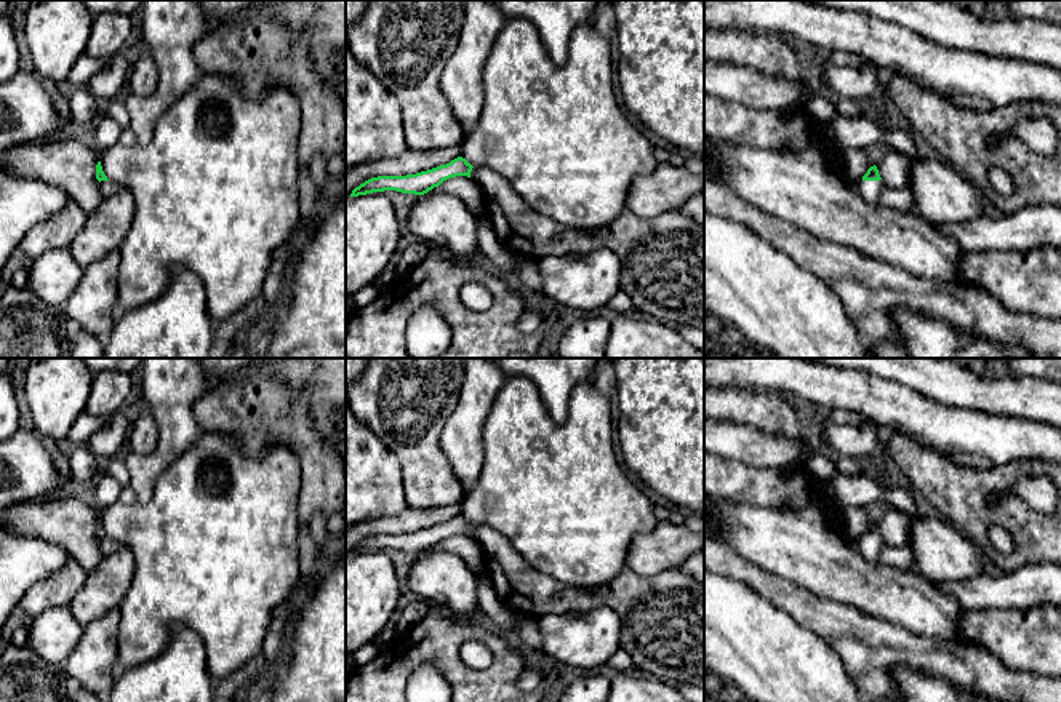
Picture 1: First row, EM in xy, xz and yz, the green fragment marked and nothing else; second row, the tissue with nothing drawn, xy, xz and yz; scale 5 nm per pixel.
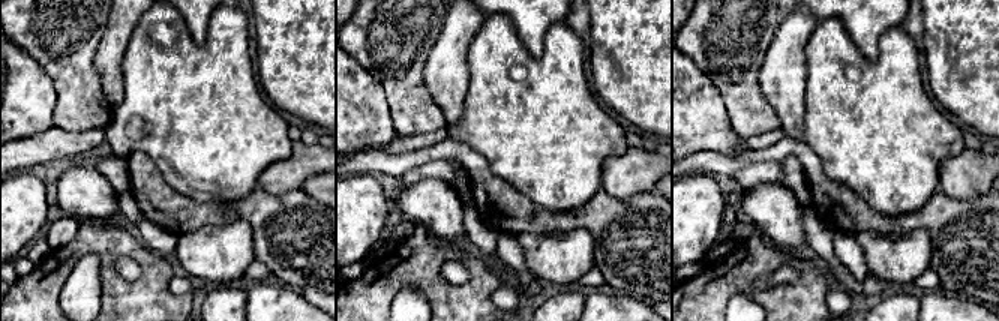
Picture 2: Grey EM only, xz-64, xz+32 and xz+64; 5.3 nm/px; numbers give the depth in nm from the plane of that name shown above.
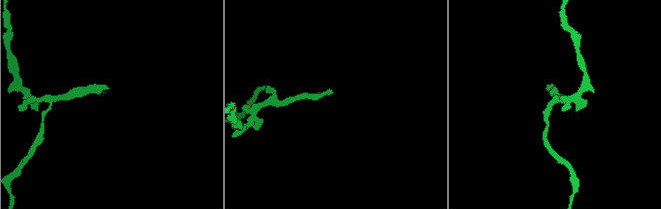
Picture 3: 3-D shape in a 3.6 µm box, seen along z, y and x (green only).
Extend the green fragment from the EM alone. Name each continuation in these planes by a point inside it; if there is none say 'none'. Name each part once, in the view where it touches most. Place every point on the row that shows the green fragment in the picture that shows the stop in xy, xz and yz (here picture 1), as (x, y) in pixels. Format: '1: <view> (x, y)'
1: yz (871, 191)

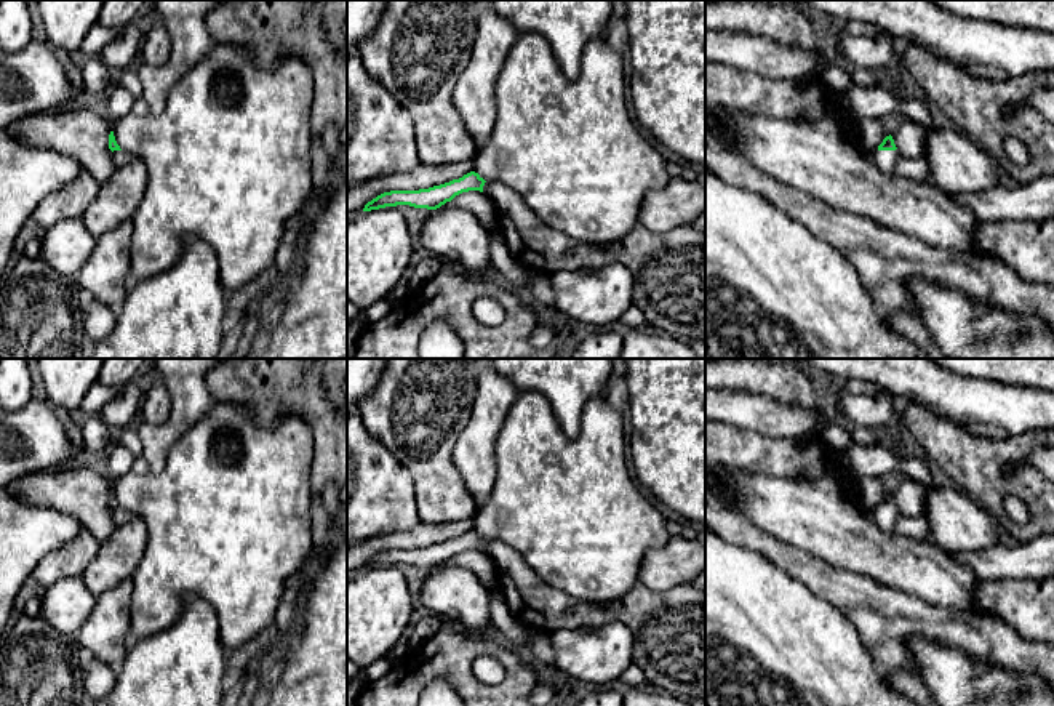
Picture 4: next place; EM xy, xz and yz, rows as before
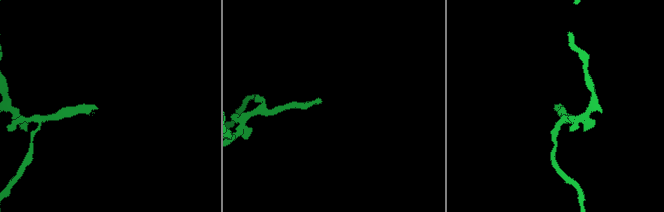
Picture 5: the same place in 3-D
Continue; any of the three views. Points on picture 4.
1: yz (886, 160)

